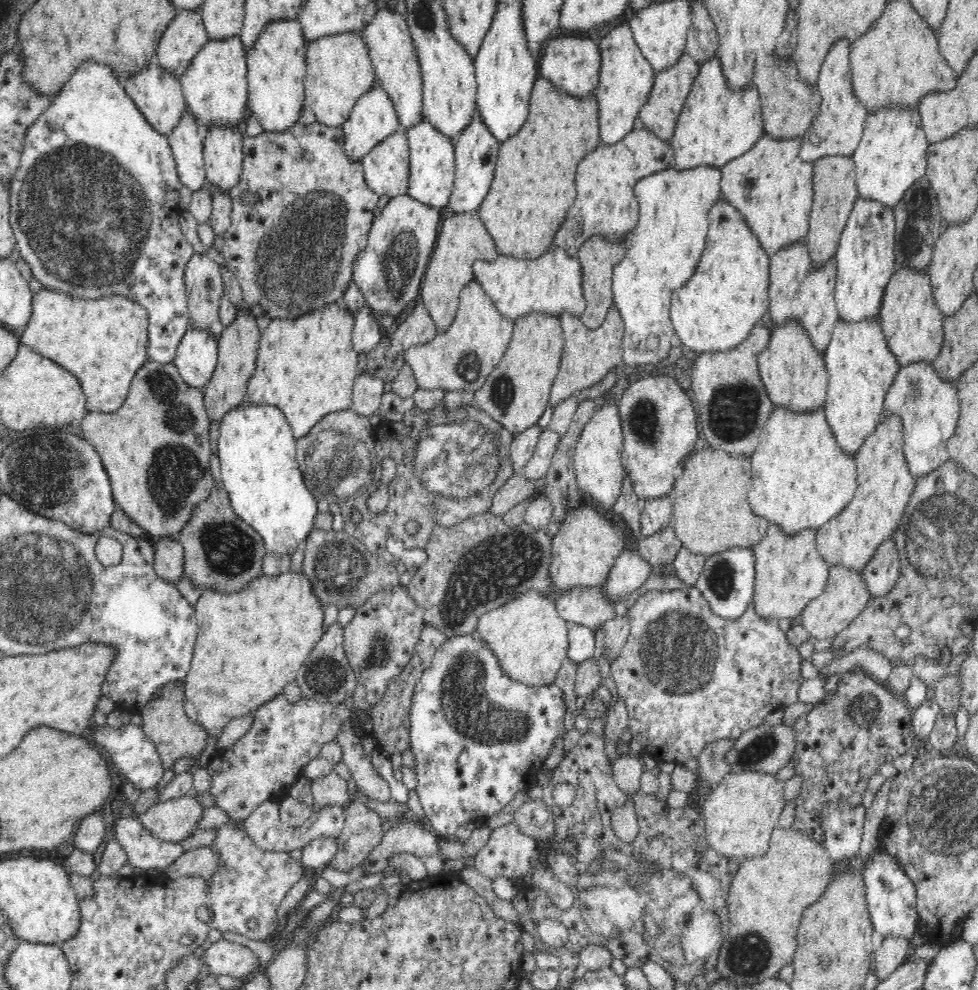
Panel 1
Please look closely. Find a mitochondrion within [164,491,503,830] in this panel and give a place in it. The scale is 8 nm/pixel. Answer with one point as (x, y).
(229, 551)

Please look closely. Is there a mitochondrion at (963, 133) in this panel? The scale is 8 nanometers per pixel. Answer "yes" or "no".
no

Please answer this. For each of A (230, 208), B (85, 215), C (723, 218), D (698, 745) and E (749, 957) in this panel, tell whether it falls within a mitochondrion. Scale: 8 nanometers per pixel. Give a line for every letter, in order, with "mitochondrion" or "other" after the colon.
A: other
B: mitochondrion
C: other
D: other
E: mitochondrion

